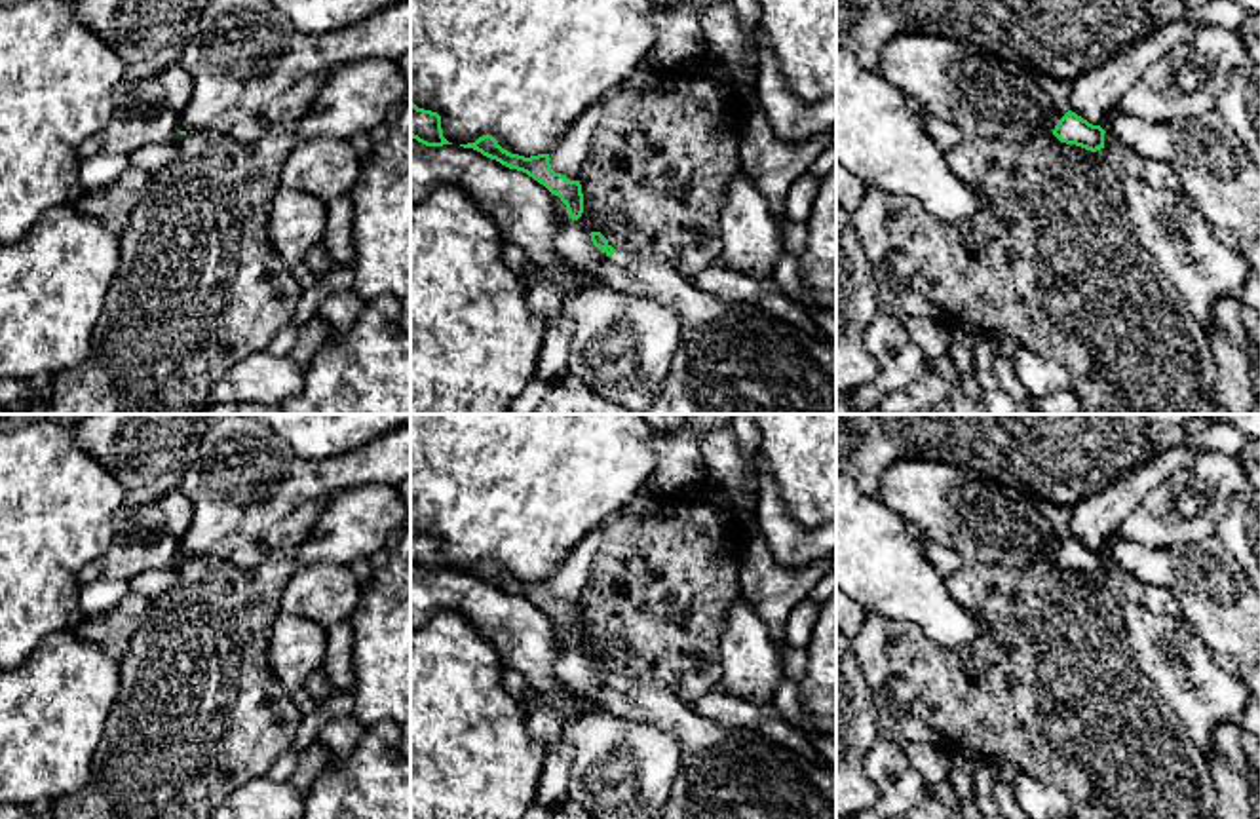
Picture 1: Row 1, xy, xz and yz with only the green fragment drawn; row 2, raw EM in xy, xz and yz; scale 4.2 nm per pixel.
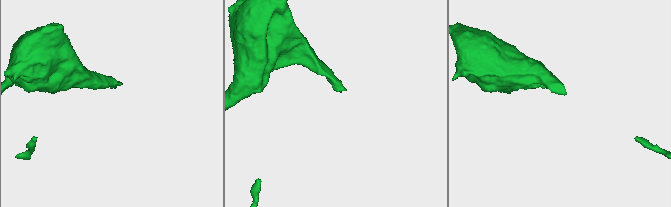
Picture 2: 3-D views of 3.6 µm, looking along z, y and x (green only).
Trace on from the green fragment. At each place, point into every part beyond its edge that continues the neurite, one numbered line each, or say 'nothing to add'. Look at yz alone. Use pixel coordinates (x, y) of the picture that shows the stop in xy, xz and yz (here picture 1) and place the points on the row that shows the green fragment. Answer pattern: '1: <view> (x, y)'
1: yz (1129, 162)

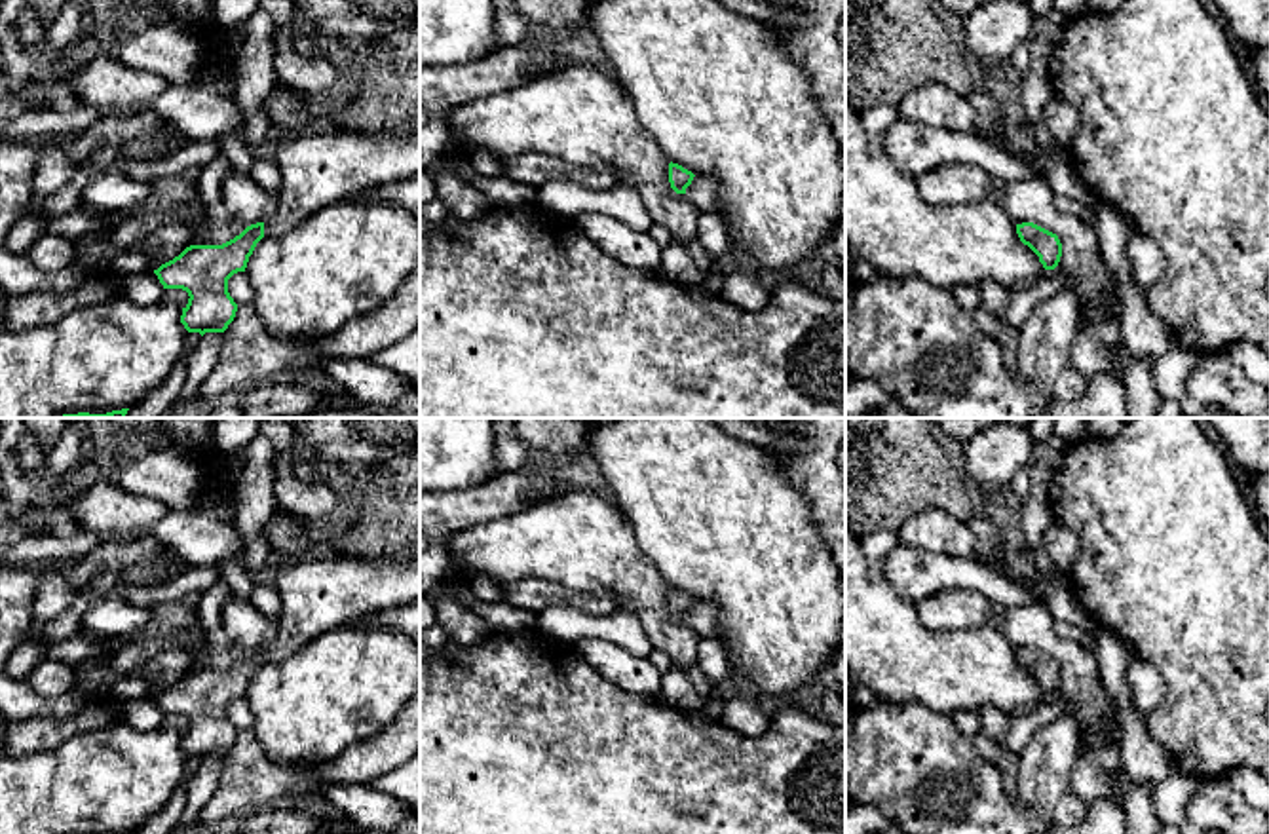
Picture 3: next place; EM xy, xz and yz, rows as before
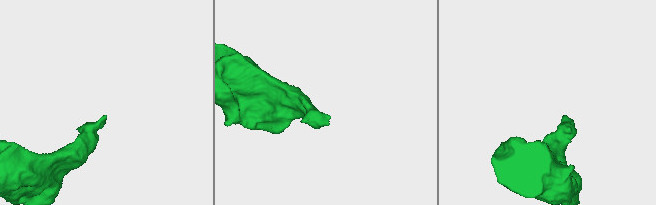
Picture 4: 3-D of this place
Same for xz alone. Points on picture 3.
1: xz (703, 194)

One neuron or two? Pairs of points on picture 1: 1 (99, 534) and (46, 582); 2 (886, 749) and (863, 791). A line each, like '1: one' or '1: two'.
1: one
2: two

